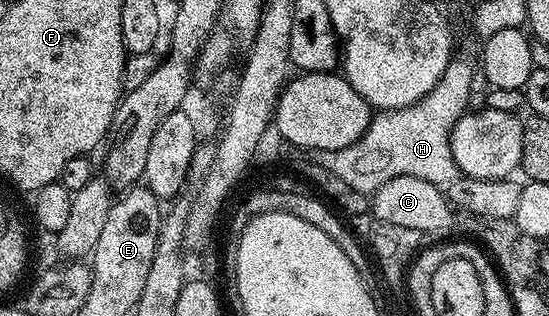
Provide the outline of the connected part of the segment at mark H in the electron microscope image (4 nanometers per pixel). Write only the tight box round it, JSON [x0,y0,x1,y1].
[312,55,475,194]

